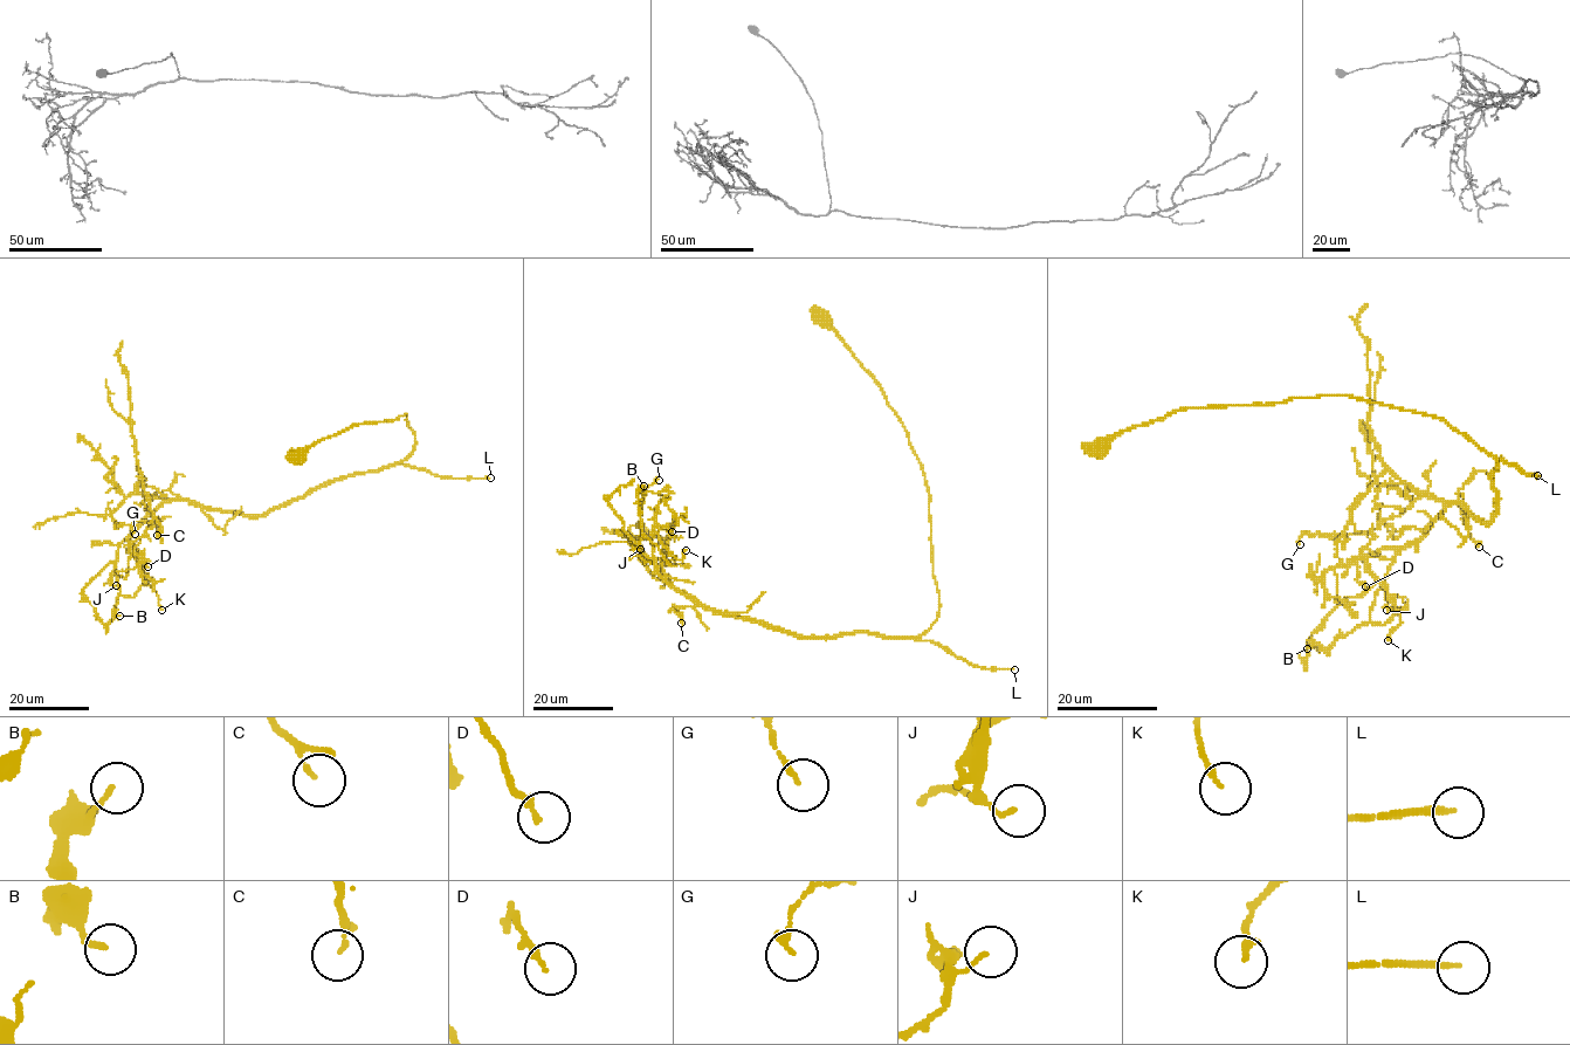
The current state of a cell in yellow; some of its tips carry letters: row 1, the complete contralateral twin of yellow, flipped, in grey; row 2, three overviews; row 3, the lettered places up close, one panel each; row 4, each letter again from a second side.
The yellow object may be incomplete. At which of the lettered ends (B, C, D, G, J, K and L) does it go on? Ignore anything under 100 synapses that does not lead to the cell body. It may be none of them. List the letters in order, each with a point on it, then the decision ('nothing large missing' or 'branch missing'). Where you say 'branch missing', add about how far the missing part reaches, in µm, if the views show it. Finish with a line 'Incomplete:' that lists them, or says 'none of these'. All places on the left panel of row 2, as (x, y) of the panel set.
B: (119, 616) | nothing large missing
C: (157, 535) | nothing large missing
D: (147, 566) | nothing large missing
G: (135, 534) | nothing large missing
J: (116, 585) | nothing large missing
K: (162, 610) | nothing large missing
L: (490, 478) | branch missing | 300 µm
Incomplete: L

